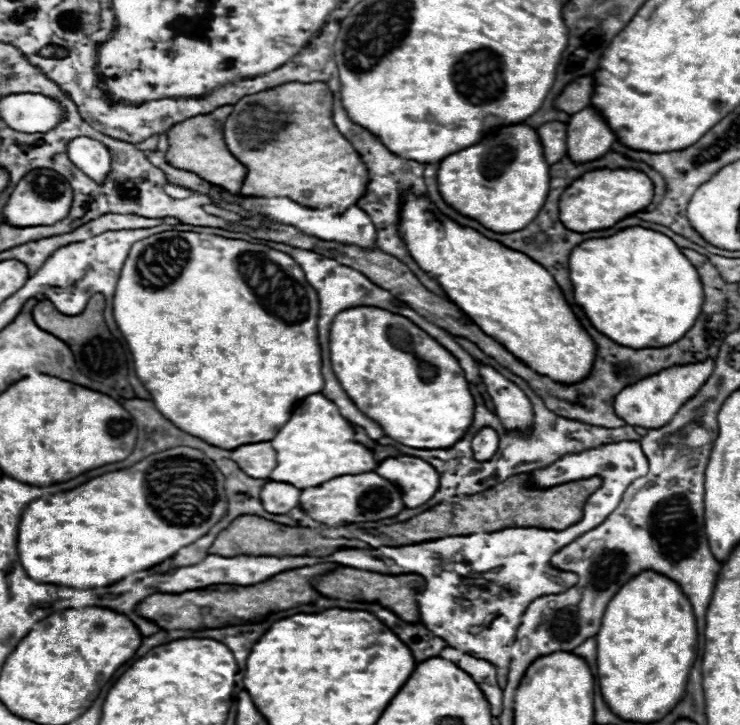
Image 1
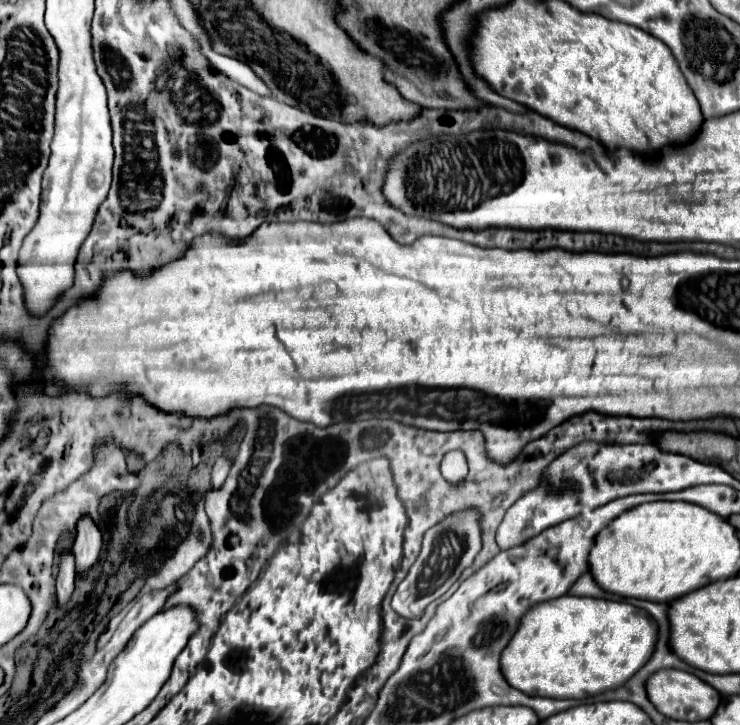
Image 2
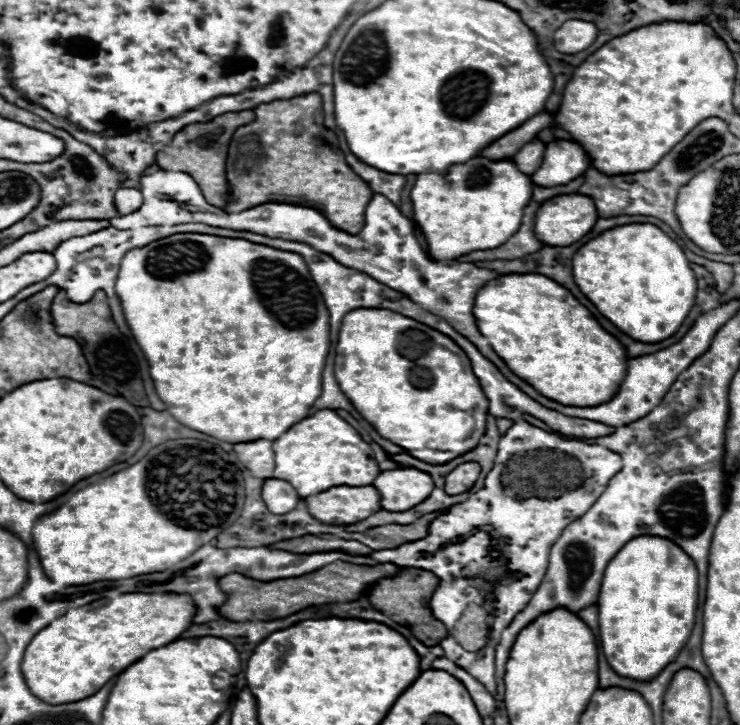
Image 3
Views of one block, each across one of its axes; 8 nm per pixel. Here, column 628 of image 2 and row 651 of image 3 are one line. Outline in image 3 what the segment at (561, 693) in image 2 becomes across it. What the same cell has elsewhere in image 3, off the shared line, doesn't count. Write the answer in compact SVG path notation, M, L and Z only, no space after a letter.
M636 536L636 538L628 540L620 548L620 552L608 562L602 584L600 584L600 594L598 594L600 640L602 640L602 650L608 656L608 664L612 664L612 668L616 668L616 672L624 672L624 676L640 676L640 680L648 680L648 676L656 676L656 672L660 672L660 668L670 664L676 658L676 654L680 652L680 648L688 642L688 636L690 636L690 632L694 628L696 604L698 604L698 570L696 570L694 560L680 546L676 546L672 540L660 538L660 536Z

